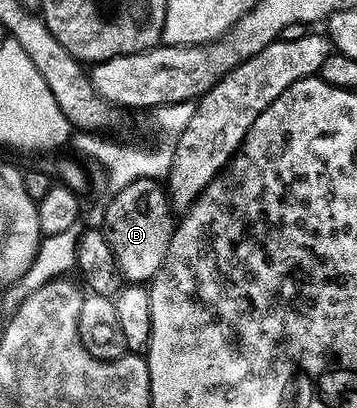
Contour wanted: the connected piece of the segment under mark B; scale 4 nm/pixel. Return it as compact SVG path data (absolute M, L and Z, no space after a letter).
M137 177L116 190L112 196L105 209L103 232L115 257L115 263L126 282L148 283L159 271L167 255L169 239L175 228L166 186L151 177Z

